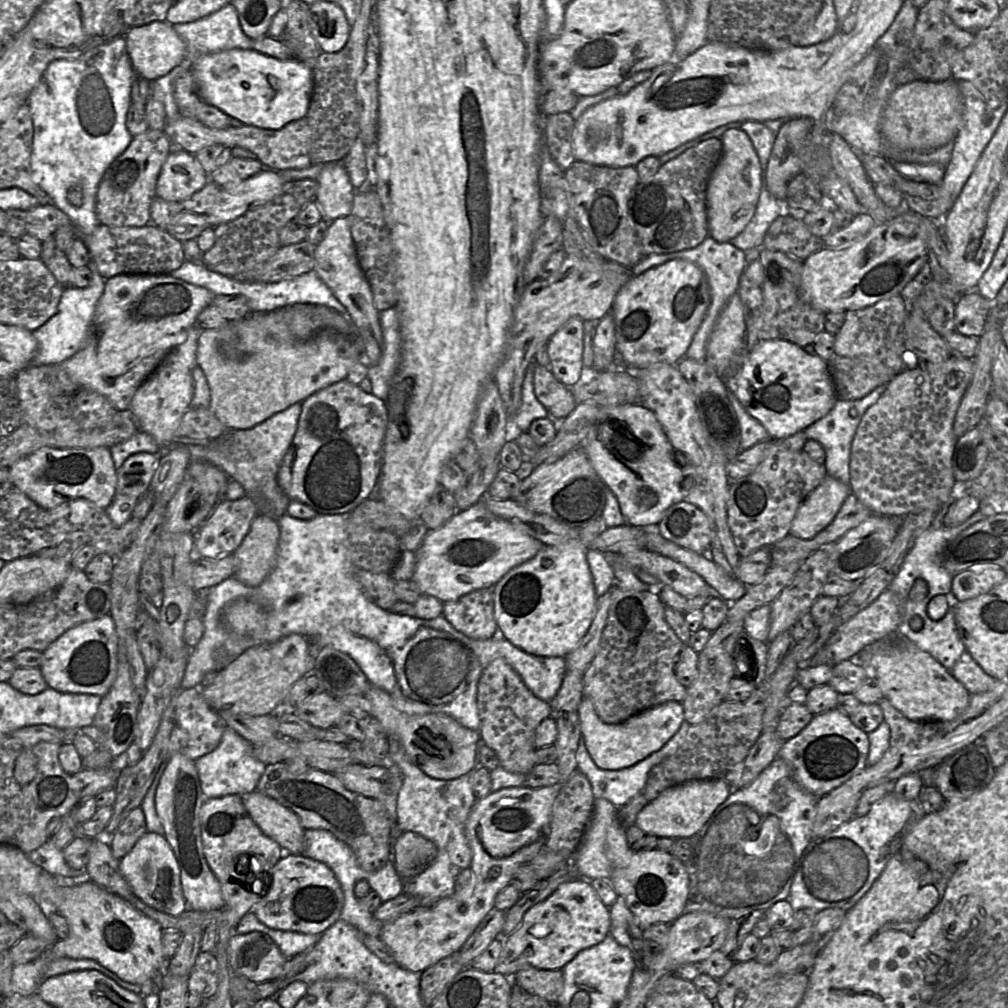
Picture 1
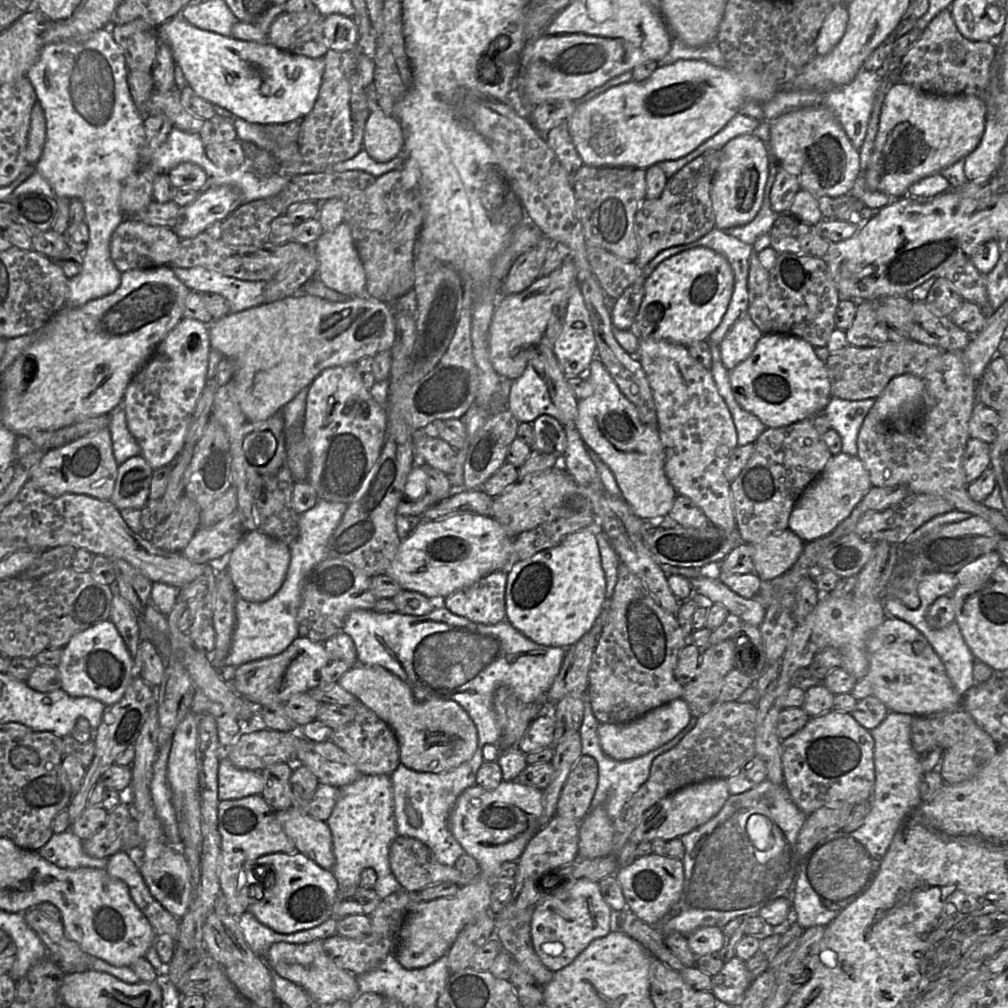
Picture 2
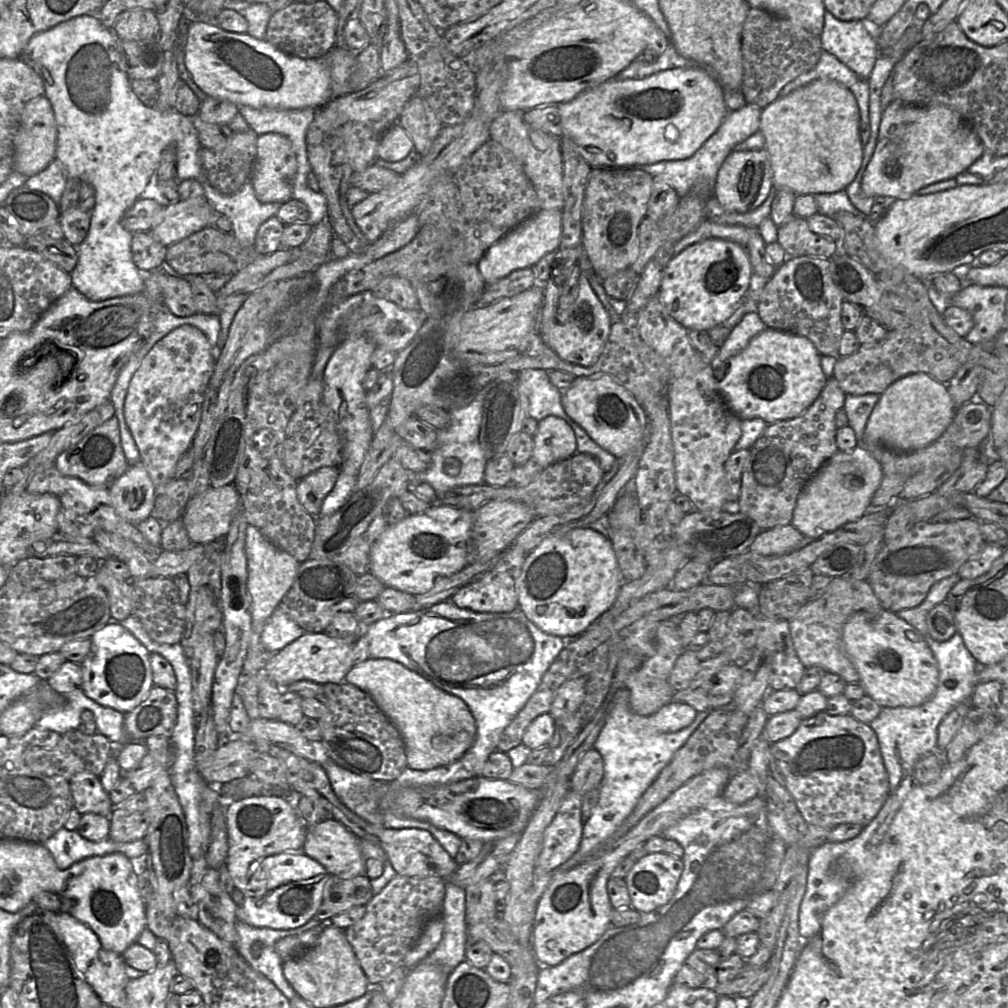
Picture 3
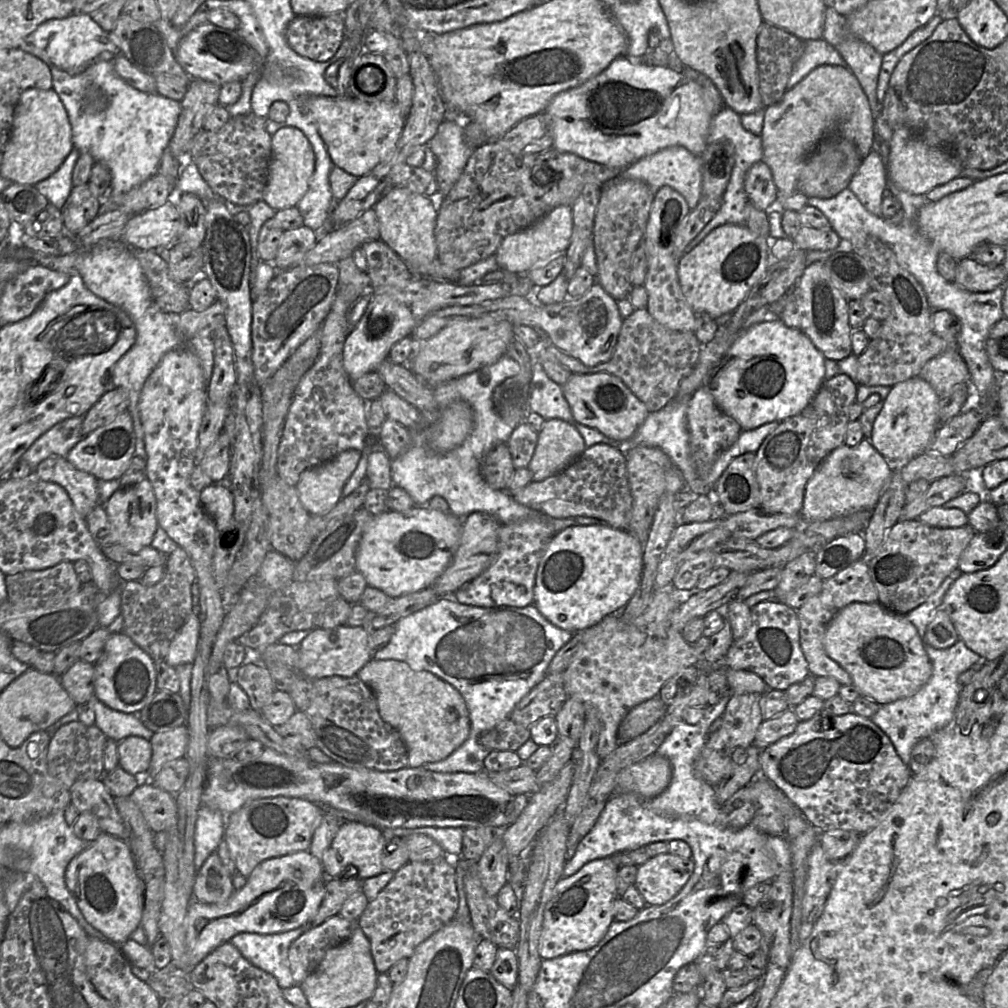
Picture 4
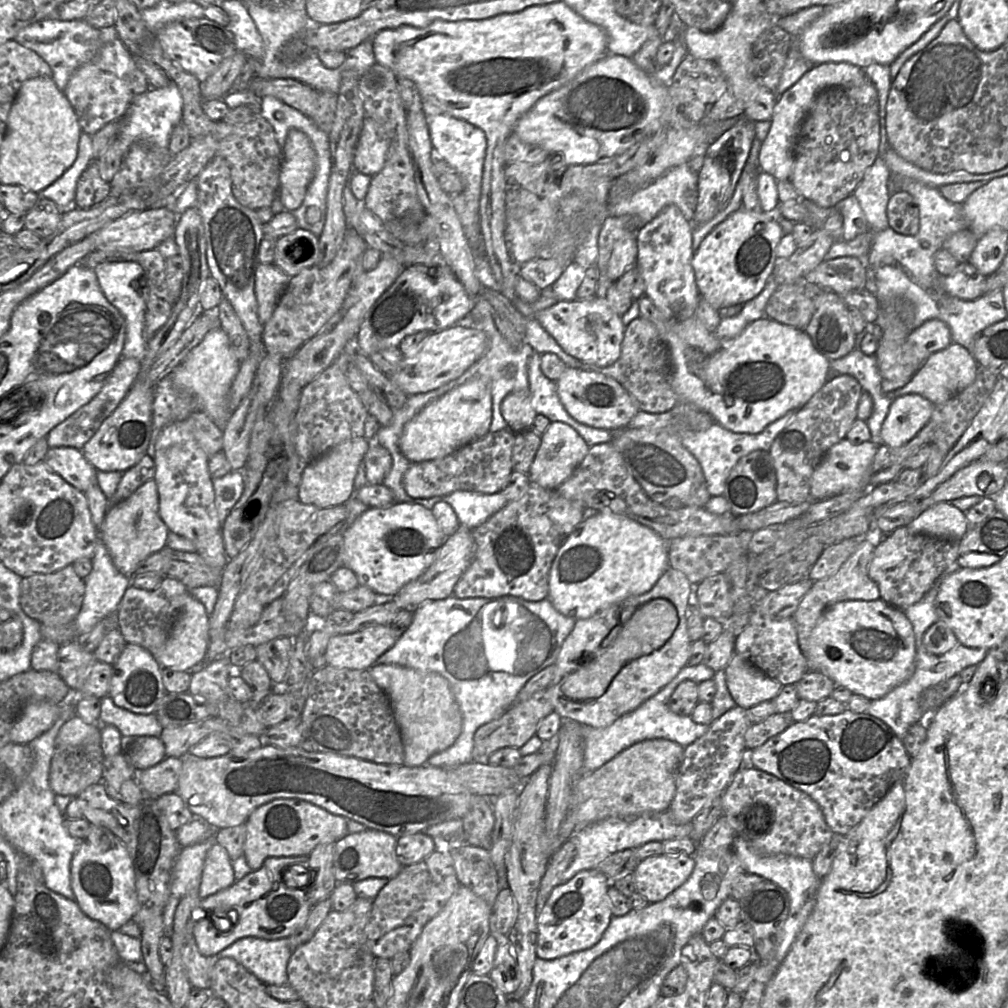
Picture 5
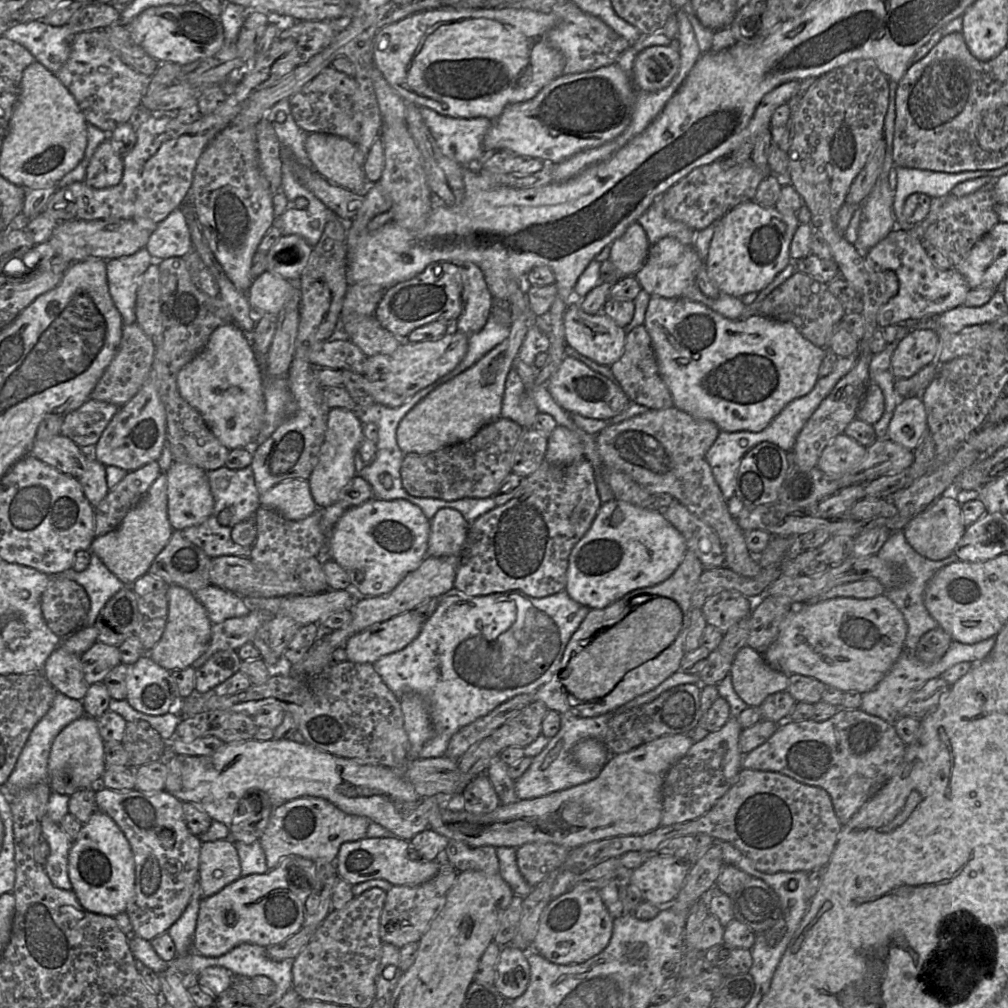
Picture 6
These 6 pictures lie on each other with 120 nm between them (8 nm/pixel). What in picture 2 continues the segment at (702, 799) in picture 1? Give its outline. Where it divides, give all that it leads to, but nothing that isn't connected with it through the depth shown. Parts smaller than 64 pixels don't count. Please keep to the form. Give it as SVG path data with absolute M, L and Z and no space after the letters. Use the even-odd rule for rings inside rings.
M713 778L683 787L650 807L642 816L631 840L637 845L655 839L670 841L681 837L712 819L730 796L727 779Z

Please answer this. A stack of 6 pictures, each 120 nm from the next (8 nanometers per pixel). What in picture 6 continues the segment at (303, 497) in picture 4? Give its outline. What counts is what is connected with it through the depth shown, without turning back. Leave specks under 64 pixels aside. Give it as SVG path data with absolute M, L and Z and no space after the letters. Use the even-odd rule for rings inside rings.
M334 408L329 411L325 439L320 448L318 462L307 480L318 508L336 503L340 491L356 475L354 459L364 438L362 428L363 425L354 411L345 408Z

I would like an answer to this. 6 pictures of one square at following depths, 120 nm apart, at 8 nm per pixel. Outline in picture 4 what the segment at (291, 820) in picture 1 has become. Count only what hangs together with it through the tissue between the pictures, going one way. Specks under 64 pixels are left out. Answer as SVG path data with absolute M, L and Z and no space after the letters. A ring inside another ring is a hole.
M351 821L341 823L337 834L333 839L333 842L320 860L323 865L325 874L328 878L339 878L342 872L348 866L354 867L357 870L357 878L362 880L382 874L383 872L385 872L385 870L382 866L381 858L386 843L387 840L383 835L382 830L377 827L367 825L362 822Z

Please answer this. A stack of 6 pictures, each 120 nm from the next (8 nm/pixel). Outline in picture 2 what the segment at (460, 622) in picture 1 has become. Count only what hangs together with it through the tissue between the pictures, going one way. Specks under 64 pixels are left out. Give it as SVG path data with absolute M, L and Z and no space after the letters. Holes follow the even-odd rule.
M507 570L495 571L473 585L447 596L442 606L474 623L497 624L506 618L506 581Z

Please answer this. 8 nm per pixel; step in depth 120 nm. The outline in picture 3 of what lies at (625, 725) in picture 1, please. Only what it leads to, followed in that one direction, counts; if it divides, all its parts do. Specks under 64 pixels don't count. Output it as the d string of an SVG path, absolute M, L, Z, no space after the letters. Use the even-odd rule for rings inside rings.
M670 702L652 714L653 725L662 732L677 732L688 727L694 721L697 713L688 704Z

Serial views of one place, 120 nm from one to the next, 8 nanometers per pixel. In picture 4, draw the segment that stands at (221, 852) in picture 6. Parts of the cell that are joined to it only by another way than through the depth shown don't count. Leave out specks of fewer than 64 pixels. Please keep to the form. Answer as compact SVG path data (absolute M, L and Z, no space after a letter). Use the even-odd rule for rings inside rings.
M216 851L213 852L197 871L193 900L207 904L222 904L234 891L232 875L223 866Z

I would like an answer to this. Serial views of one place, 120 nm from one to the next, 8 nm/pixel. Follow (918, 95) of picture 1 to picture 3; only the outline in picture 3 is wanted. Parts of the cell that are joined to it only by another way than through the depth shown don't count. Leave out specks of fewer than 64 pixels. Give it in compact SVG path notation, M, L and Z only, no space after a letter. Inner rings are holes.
M893 100L881 113L877 142L861 190L871 197L905 199L930 184L955 178L984 153L972 126L945 105L916 106Z

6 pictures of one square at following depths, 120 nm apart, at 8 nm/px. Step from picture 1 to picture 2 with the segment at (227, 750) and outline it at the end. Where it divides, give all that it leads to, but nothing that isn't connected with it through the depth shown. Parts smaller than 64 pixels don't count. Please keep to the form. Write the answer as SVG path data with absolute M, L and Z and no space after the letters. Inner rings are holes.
M226 757L221 758L218 769L218 797L220 801L235 800L263 791L261 771L241 769Z

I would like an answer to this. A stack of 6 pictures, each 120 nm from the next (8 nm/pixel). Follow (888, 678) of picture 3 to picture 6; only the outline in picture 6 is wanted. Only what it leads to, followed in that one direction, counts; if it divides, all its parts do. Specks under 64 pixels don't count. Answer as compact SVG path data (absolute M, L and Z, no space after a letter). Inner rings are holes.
M886 596L870 599L838 597L793 606L783 620L776 641L782 646L785 674L800 674L842 692L864 694L874 689L899 657L908 626Z

